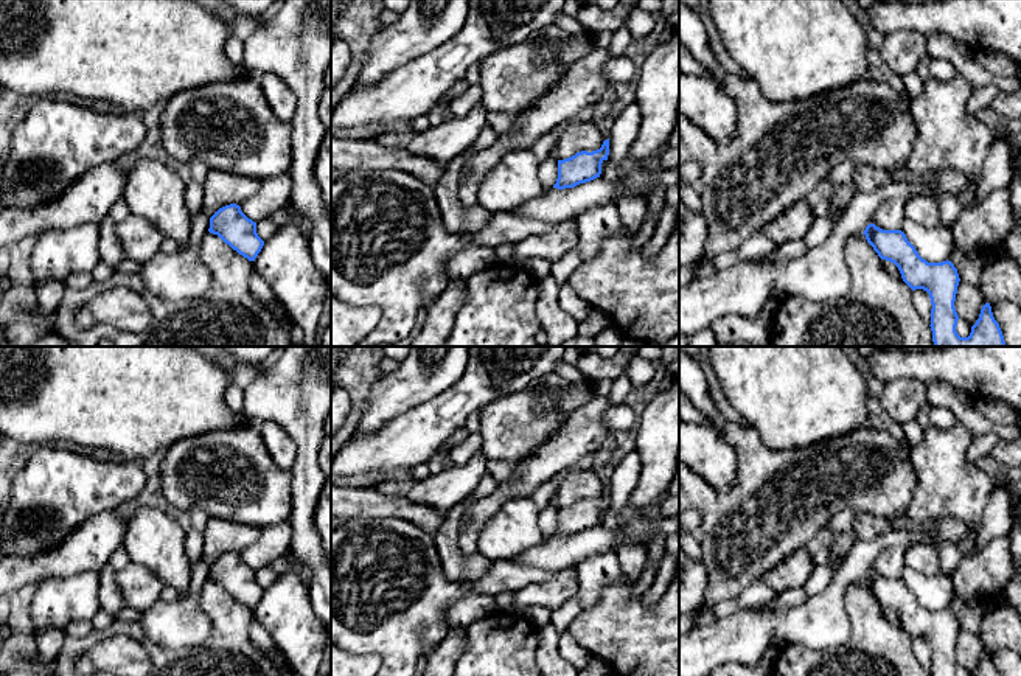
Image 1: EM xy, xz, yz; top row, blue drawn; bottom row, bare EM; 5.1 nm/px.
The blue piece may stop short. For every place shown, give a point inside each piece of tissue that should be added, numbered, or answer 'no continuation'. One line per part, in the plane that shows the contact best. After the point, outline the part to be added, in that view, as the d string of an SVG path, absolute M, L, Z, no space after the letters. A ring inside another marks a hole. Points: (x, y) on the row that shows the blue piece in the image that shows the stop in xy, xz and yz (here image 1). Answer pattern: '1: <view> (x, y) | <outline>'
no continuation

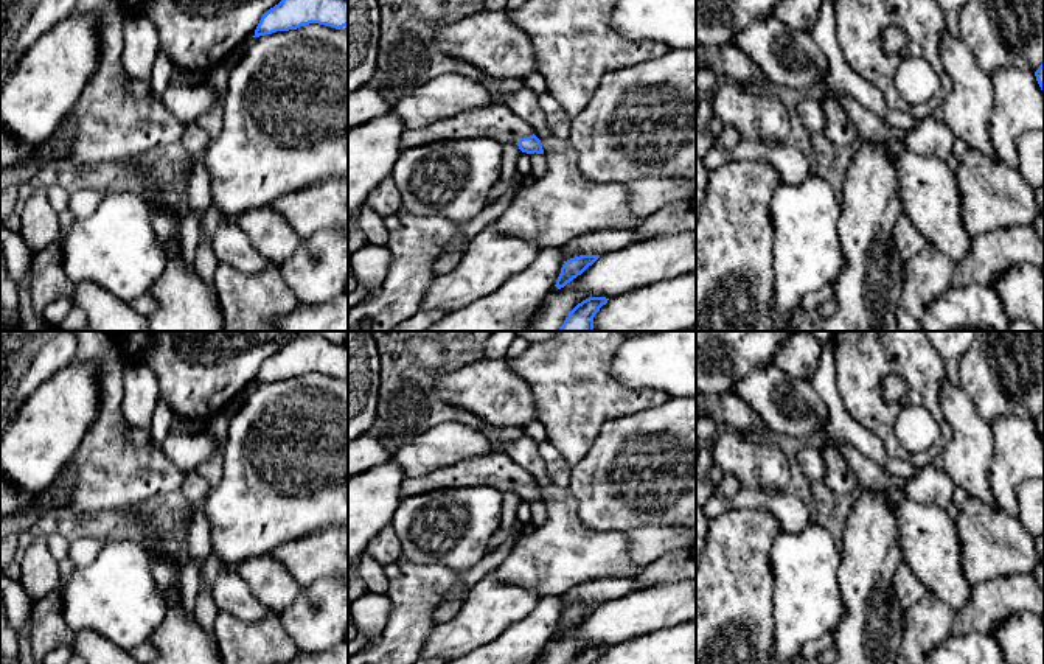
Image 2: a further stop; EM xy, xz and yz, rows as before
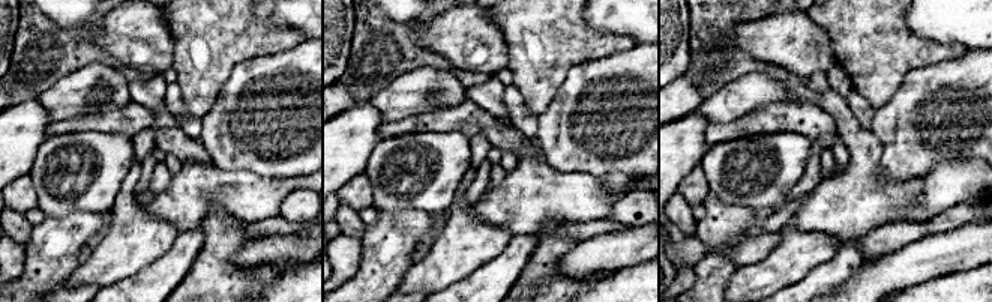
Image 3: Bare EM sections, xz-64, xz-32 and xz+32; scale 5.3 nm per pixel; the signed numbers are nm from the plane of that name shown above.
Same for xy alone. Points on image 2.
no continuation

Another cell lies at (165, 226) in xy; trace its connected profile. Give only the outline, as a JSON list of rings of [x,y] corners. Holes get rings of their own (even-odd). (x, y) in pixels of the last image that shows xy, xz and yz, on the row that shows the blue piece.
[[[143,174],[143,185],[140,187],[143,193],[151,197],[158,197],[163,202],[158,205],[158,216],[154,221],[154,232],[160,241],[176,241],[177,239],[177,221],[172,218],[172,207],[158,194],[158,183],[148,174]]]

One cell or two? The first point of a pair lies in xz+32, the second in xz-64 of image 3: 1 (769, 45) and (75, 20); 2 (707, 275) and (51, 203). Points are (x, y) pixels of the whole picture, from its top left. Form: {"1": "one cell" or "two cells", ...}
{"1": "two cells", "2": "two cells"}

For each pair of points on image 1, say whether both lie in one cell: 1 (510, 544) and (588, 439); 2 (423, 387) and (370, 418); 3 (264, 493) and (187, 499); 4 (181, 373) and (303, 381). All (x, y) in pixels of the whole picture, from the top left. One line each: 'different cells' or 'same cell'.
1: different cells
2: same cell
3: same cell
4: different cells

